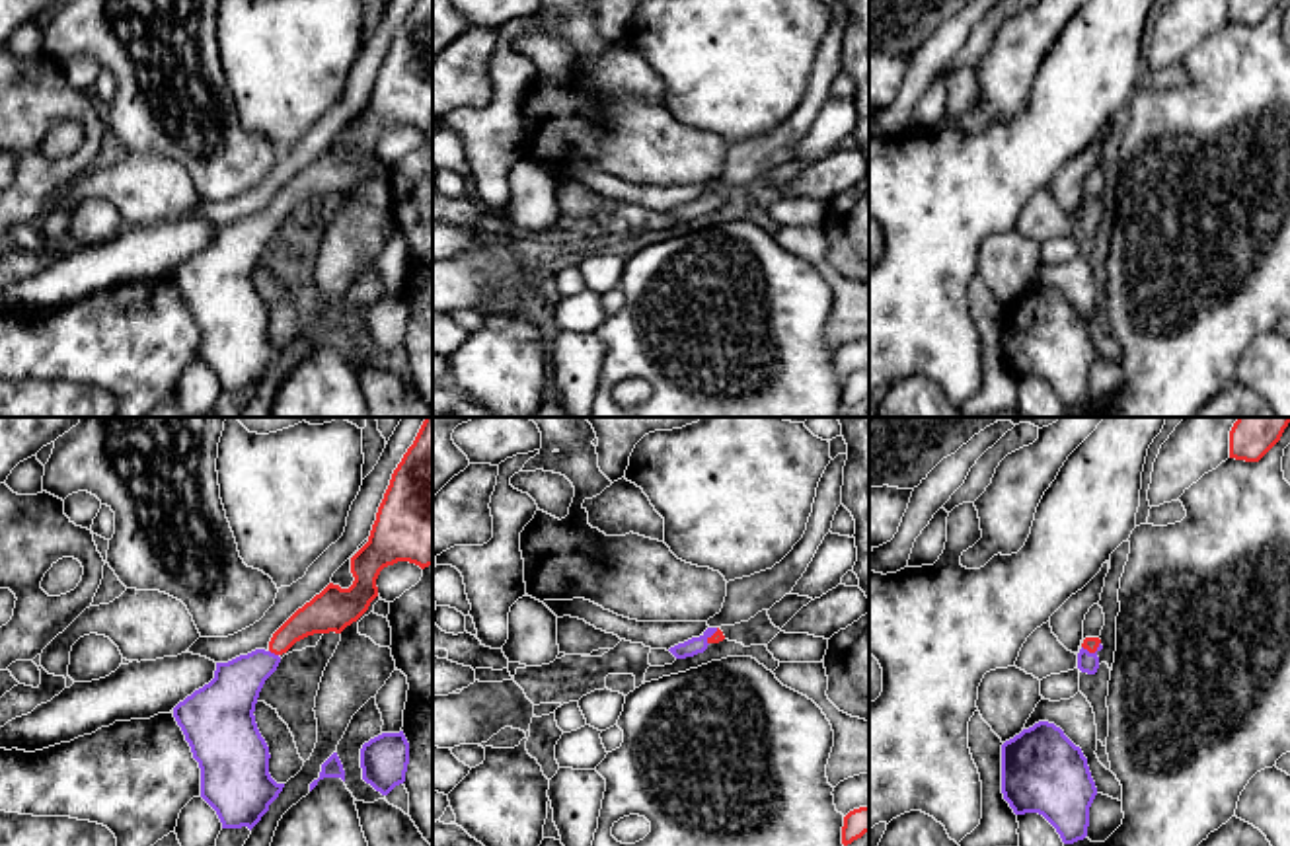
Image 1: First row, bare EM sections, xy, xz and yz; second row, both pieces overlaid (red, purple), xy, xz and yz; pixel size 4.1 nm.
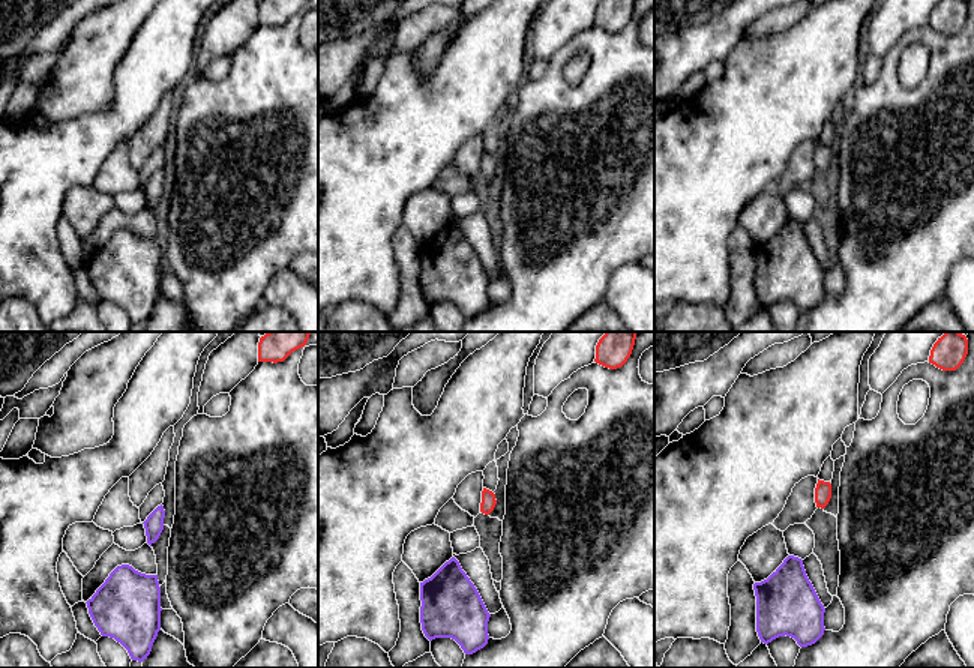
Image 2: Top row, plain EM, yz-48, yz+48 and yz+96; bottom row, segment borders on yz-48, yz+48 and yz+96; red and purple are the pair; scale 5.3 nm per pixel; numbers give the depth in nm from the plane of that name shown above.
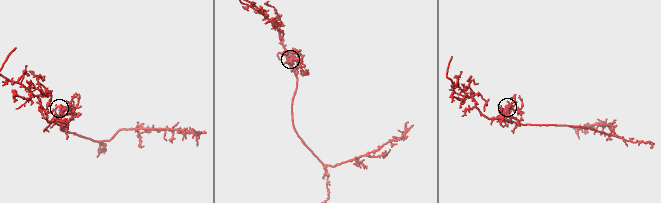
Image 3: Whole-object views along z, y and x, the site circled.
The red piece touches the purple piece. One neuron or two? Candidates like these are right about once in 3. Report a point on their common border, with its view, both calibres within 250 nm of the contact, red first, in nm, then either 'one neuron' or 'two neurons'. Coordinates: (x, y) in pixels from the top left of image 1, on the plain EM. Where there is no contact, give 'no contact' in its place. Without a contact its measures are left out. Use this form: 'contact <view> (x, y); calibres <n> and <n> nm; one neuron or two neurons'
contact xy (273, 215); calibres 150 and 200 nm; one neuron

